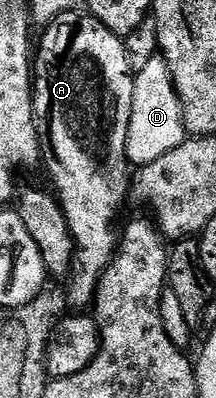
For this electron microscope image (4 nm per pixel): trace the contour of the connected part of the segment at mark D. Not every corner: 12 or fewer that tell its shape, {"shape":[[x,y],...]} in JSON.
{"shape":[[170,70],[134,75],[126,156],[135,168],[186,142]]}

